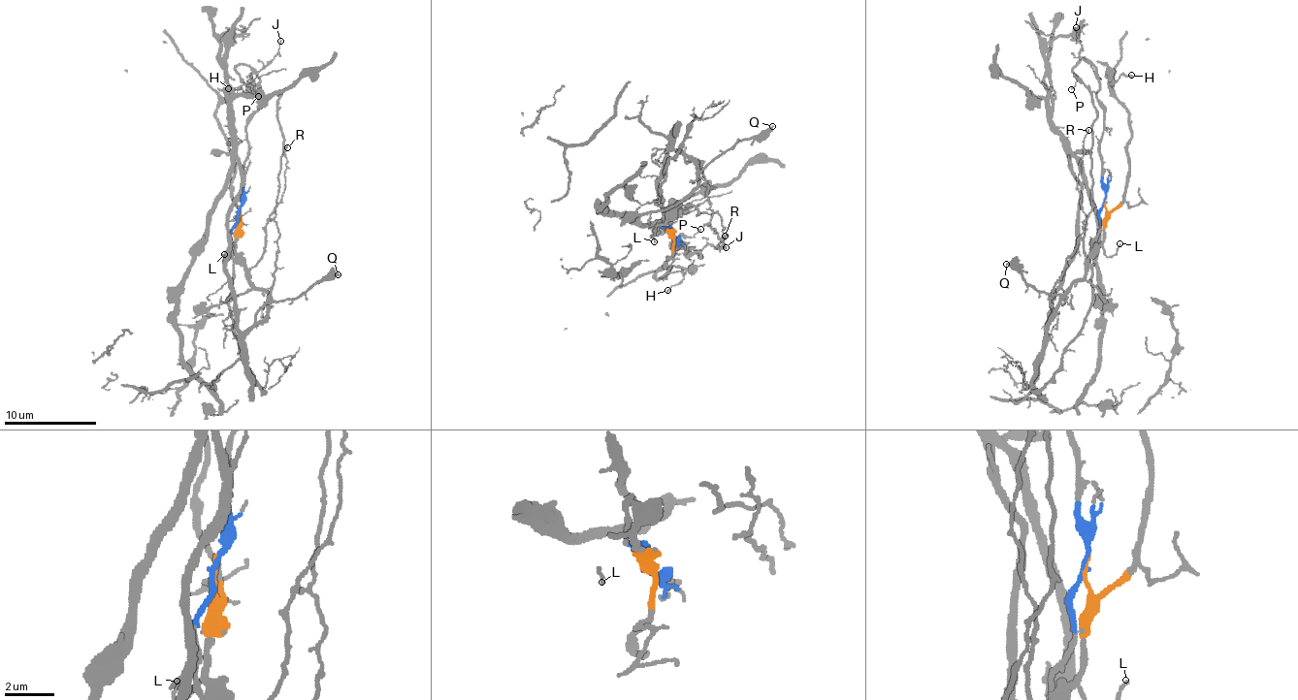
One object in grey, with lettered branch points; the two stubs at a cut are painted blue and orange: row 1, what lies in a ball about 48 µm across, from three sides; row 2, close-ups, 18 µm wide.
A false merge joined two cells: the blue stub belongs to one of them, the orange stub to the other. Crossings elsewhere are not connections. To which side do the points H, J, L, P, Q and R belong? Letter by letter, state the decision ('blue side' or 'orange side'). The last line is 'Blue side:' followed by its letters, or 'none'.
H: orange side
J: blue side
L: orange side
P: blue side
Q: orange side
R: orange side
Blue side: J, P

